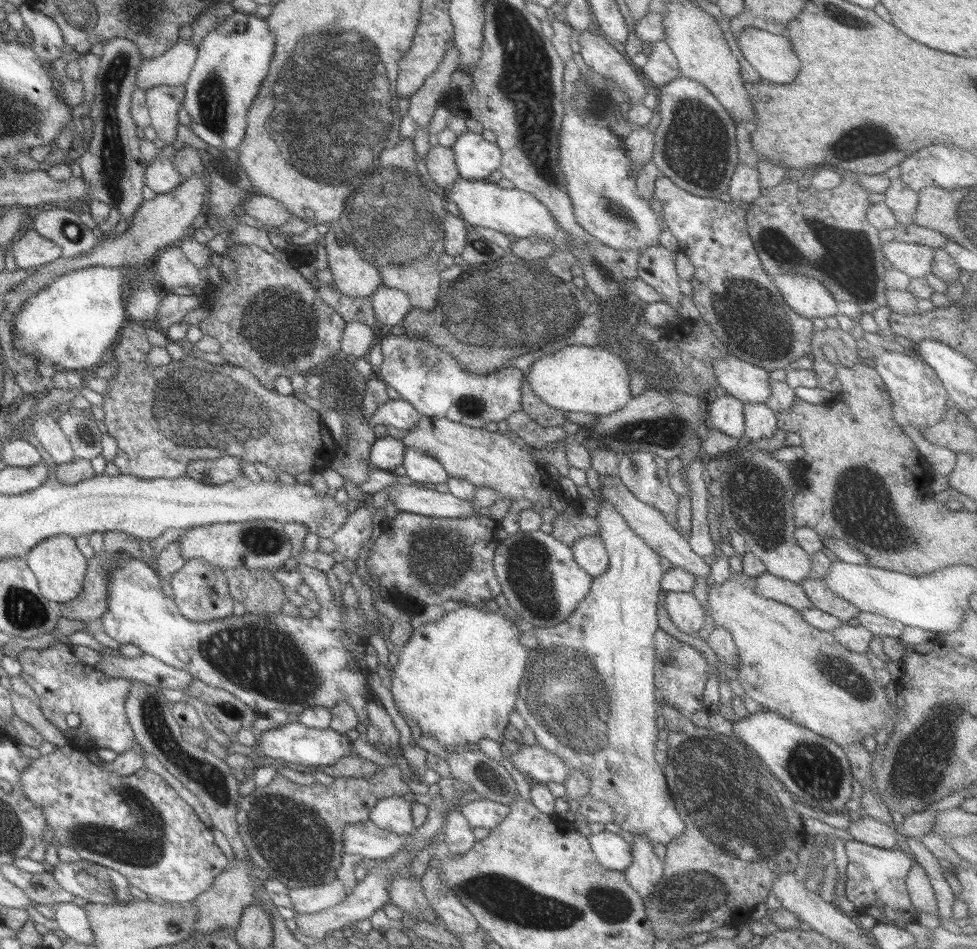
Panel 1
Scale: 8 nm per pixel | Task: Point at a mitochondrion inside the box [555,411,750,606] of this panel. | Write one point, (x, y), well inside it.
(660, 434)

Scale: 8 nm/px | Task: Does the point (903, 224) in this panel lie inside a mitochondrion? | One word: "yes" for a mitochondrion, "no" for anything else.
no

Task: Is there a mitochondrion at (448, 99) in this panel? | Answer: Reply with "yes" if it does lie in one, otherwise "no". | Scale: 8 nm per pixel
no

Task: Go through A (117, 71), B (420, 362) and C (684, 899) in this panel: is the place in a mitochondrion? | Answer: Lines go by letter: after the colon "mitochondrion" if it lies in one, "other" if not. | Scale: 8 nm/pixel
A: mitochondrion
B: other
C: mitochondrion

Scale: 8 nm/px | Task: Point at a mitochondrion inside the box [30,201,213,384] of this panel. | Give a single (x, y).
(73, 232)

